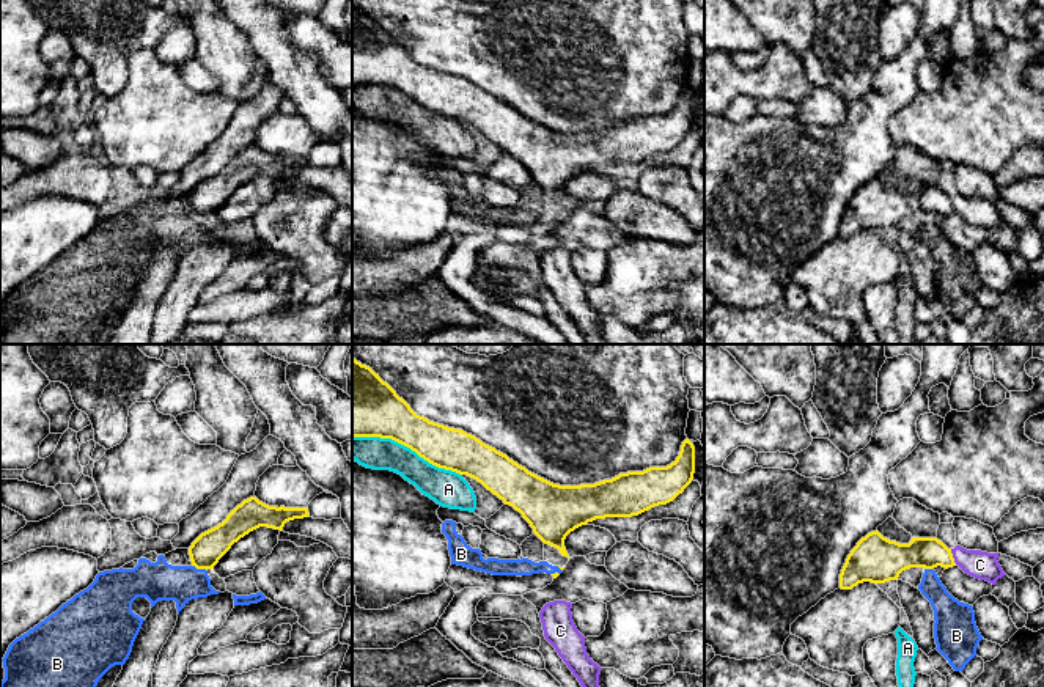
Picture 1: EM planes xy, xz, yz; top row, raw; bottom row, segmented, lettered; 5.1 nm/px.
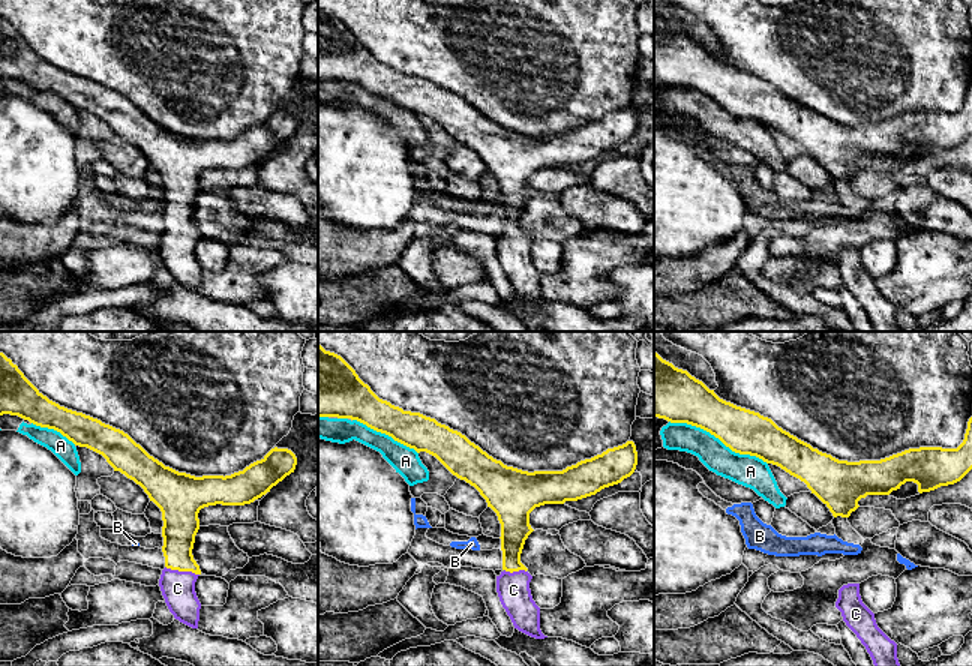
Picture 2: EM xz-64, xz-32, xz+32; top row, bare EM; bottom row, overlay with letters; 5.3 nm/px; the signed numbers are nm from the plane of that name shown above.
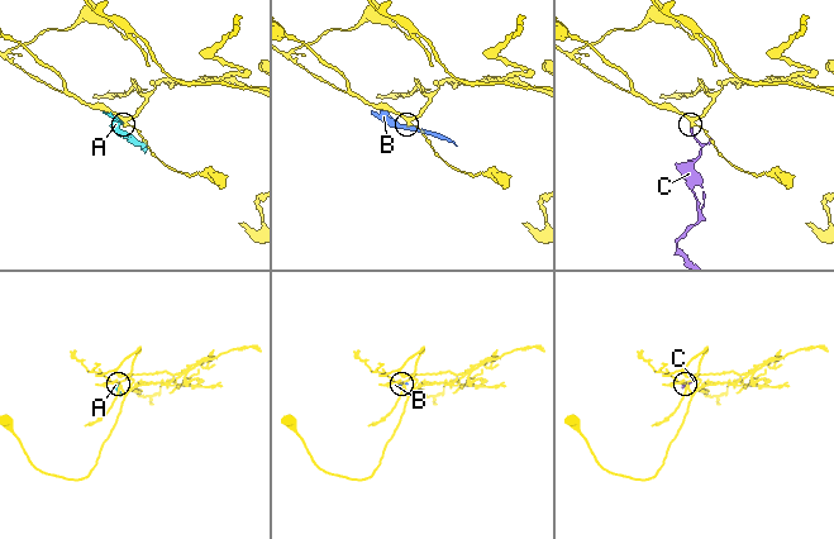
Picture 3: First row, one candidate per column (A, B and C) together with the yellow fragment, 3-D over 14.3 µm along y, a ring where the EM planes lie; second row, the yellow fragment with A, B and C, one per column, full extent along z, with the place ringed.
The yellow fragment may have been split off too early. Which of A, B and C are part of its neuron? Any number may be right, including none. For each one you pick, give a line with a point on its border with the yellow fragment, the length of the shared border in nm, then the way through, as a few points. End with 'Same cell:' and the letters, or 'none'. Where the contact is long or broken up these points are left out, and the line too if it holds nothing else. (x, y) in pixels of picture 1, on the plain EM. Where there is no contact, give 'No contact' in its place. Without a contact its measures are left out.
C: Touches yellow at yz (952, 205). Shared border 90 nm. Path across: yz (922, 200), (952, 205), (963, 205), (980, 213)
Same cell: C

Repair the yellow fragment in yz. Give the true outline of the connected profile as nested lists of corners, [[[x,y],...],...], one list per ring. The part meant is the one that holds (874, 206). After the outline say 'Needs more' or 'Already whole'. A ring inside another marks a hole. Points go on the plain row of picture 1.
[[[876,178],[862,186],[847,203],[840,222],[840,236],[852,237],[863,230],[898,228],[899,222],[910,215],[948,217],[956,212],[965,222],[995,233],[1006,223],[997,206],[998,201],[967,198],[961,193],[948,197],[937,186],[912,186],[909,192],[899,192]]]. Needs more

